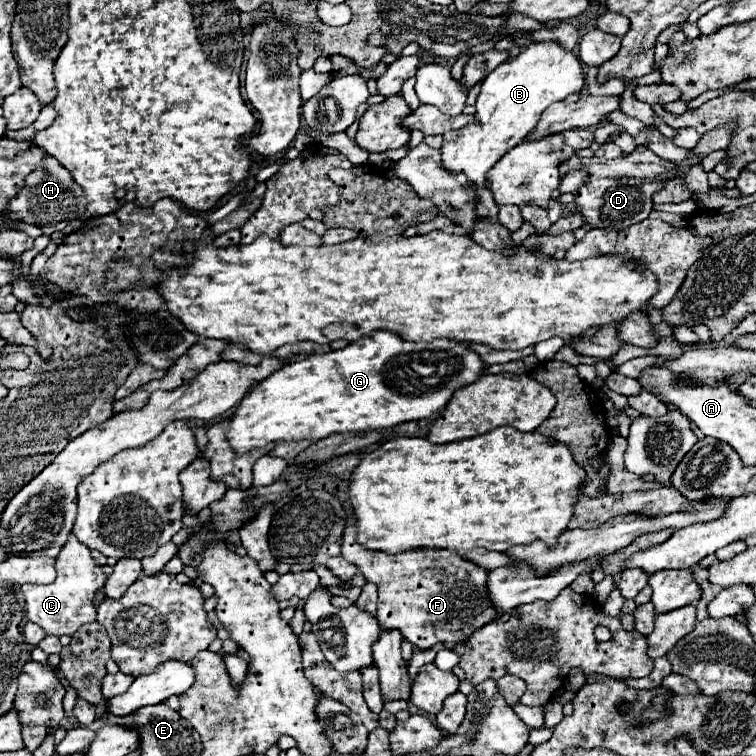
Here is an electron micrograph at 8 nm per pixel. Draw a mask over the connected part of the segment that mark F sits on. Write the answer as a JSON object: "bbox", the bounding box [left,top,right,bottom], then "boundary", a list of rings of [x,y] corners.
{"bbox":[342,513,496,649],"boundary":[[[348,513],[348,525],[342,535],[342,557],[354,563],[360,573],[378,587],[378,623],[382,629],[398,629],[418,649],[434,643],[446,643],[448,649],[464,643],[484,623],[496,619],[486,603],[484,579],[486,571],[474,563],[466,563],[450,549],[410,549],[396,555],[370,551],[356,541],[356,515]]]}

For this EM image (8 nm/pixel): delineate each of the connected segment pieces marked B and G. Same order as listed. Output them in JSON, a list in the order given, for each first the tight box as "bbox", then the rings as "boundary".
[{"bbox":[442,41,584,187],"boundary":[[[542,41],[524,47],[514,61],[498,65],[482,81],[482,91],[475,104],[478,123],[442,135],[442,167],[464,173],[468,181],[474,179],[474,185],[478,187],[488,187],[490,181],[486,179],[486,171],[504,155],[504,151],[512,149],[534,131],[546,107],[554,101],[566,99],[570,93],[578,93],[584,87],[584,77],[578,57],[564,51],[556,41]]]},{"bbox":[226,329,484,453],"boundary":[[[380,329],[340,351],[288,363],[260,381],[240,401],[226,437],[234,451],[246,453],[272,441],[318,441],[332,433],[364,433],[418,421],[440,413],[454,391],[474,383],[484,367],[480,355],[462,341],[404,341],[394,331]]]}]

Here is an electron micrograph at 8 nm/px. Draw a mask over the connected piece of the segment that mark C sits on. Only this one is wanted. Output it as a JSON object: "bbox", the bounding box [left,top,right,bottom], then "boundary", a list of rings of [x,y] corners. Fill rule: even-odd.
{"bbox":[20,533,106,635],"boundary":[[[68,533],[68,541],[60,549],[60,555],[56,557],[56,573],[58,577],[50,585],[24,585],[20,587],[24,595],[24,615],[28,621],[40,625],[48,635],[74,635],[76,629],[80,629],[84,623],[90,623],[96,619],[96,607],[92,605],[94,591],[104,587],[106,575],[100,571],[100,567],[92,561],[90,549],[80,543],[74,533]]]}

